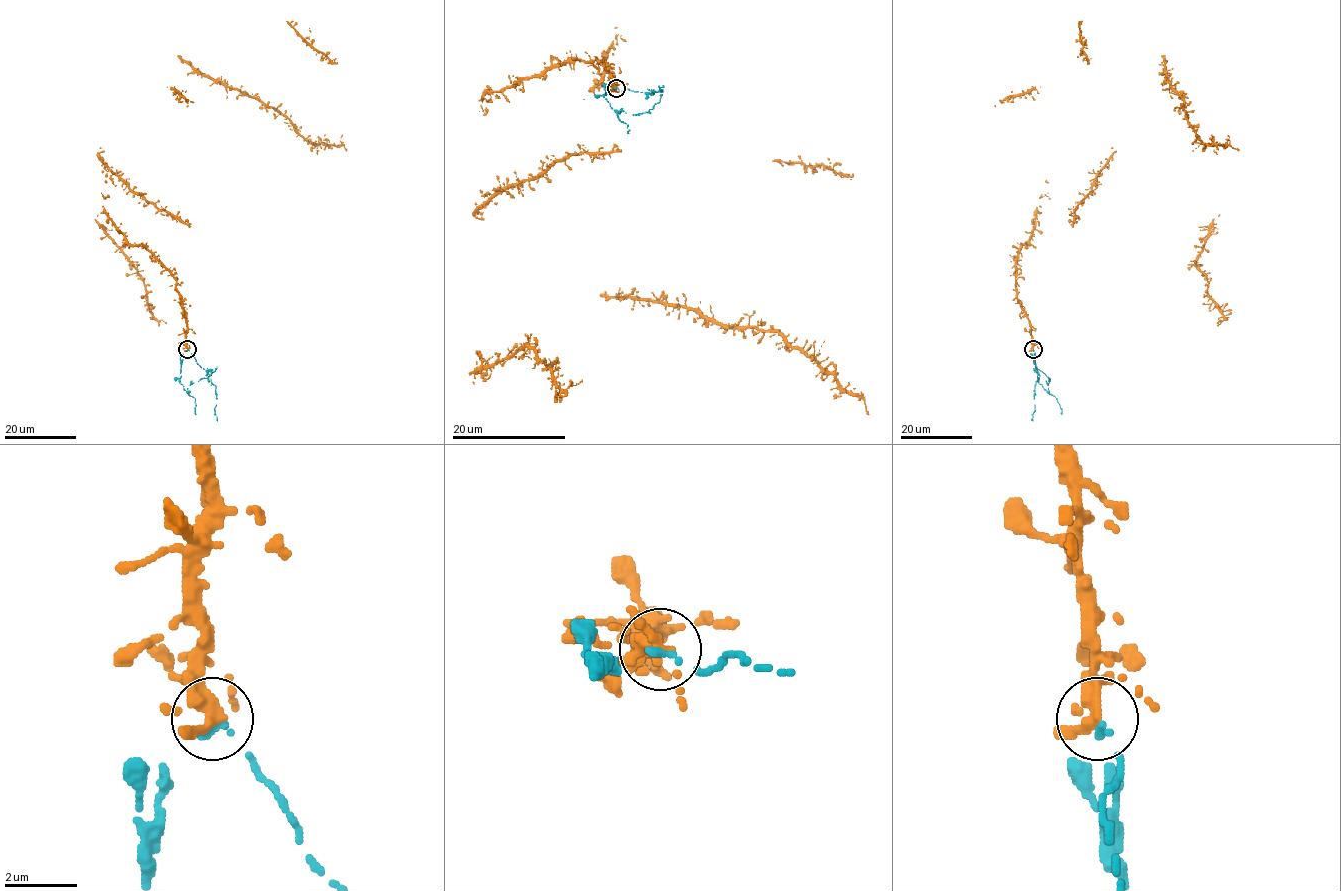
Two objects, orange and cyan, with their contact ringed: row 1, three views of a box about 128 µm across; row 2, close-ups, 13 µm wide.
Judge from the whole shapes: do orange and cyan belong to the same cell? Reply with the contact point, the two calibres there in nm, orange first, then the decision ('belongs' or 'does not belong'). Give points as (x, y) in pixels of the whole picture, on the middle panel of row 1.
at (616, 88); 280 nm thick on the orange side, 220 nm on the other; does not belong

